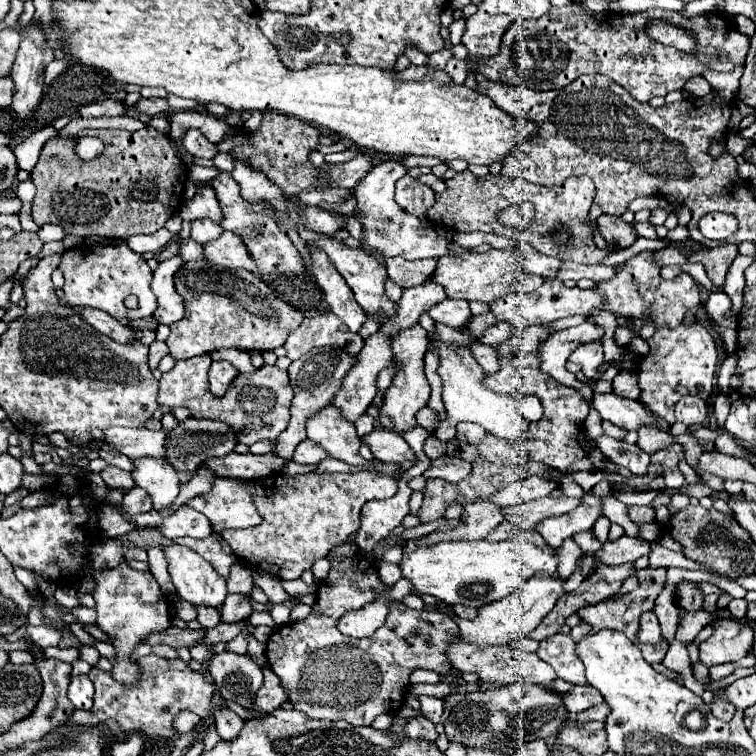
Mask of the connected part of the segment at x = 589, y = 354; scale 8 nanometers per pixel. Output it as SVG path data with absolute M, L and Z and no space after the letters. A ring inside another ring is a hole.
M590 342L584 346L578 346L570 358L570 362L576 362L582 366L582 372L586 376L594 376L598 366L604 362L604 352L602 352L602 342Z

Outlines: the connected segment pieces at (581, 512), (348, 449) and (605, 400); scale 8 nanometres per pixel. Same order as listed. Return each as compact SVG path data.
M586 492L578 508L558 518L546 518L544 522L536 526L536 530L544 536L544 540L552 548L558 548L572 534L582 532L582 530L592 530L594 522L600 516L602 516L602 498L594 496L592 492Z
M326 406L324 410L320 410L320 414L316 414L314 418L308 420L306 428L308 428L308 438L314 440L316 444L320 444L328 452L330 458L342 460L348 466L358 466L358 468L368 470L368 472L390 476L396 482L406 476L406 470L398 464L384 464L384 462L378 462L378 460L364 460L356 452L354 424L344 422L344 418L340 418L340 414L334 406Z
M594 394L594 408L600 412L600 416L608 422L612 422L618 428L624 430L638 430L644 424L652 424L656 430L668 430L668 422L648 410L640 400L630 400L610 394Z

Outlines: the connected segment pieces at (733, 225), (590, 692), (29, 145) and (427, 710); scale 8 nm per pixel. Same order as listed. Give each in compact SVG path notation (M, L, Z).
M712 212L712 214L706 214L704 218L700 218L698 226L700 226L700 232L706 238L710 238L710 240L724 240L724 238L732 236L733 232L738 230L738 221L732 214Z
M574 686L570 692L564 694L564 702L568 704L568 710L576 714L576 712L588 710L588 708L604 702L604 698L592 686Z
M46 126L46 128L38 130L38 132L30 134L30 136L28 136L26 140L22 140L20 144L12 146L12 150L14 150L16 158L18 158L18 166L20 166L22 170L30 172L30 170L34 168L34 162L36 162L38 156L40 156L40 150L42 150L44 142L46 142L48 138L56 136L56 134L58 134L58 132L56 132L54 126Z
M418 696L418 700L420 700L422 714L430 722L438 724L440 722L440 716L442 716L442 710L444 710L444 700L442 698L436 698L436 696Z

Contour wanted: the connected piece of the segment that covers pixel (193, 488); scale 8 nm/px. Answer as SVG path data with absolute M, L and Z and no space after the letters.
M200 468L200 470L194 474L194 478L180 488L180 498L176 498L176 506L174 506L172 510L160 510L160 514L172 514L172 512L176 512L182 504L186 504L188 498L192 498L192 496L196 496L196 494L208 492L208 490L212 488L212 478L216 478L216 474L212 474L212 470Z

